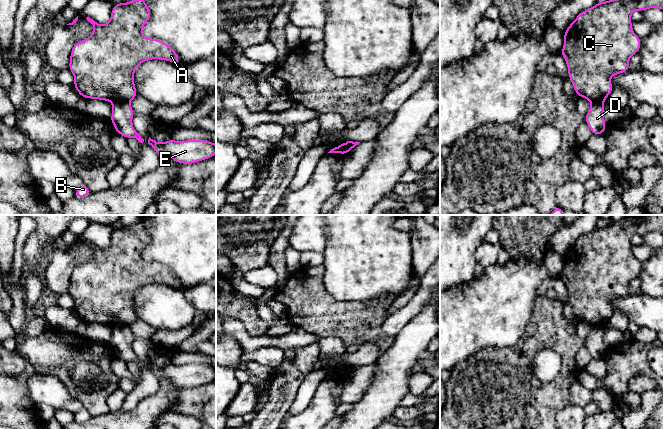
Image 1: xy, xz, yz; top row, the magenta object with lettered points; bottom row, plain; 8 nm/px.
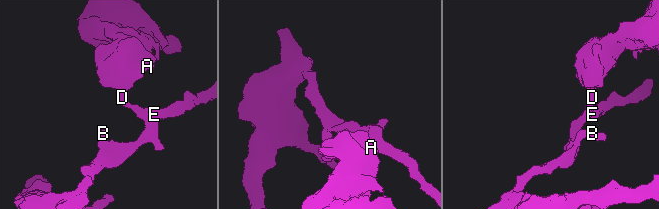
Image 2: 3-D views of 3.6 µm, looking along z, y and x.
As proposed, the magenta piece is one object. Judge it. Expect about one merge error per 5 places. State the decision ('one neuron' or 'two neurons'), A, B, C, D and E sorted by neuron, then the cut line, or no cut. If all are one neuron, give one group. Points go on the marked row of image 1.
two neurons; A C / B D E; cut in xz along (352, 147), (347, 145), (341, 153)

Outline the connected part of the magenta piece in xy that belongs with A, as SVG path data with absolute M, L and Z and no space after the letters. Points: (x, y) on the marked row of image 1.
M145 0L115 4L106 25L86 18L93 25L93 33L89 38L73 45L68 66L75 78L73 86L81 97L113 103L129 102L139 95L133 79L138 65L151 59L181 63L179 55L166 42L155 38L147 39L142 34L142 28L150 18L151 12Z

